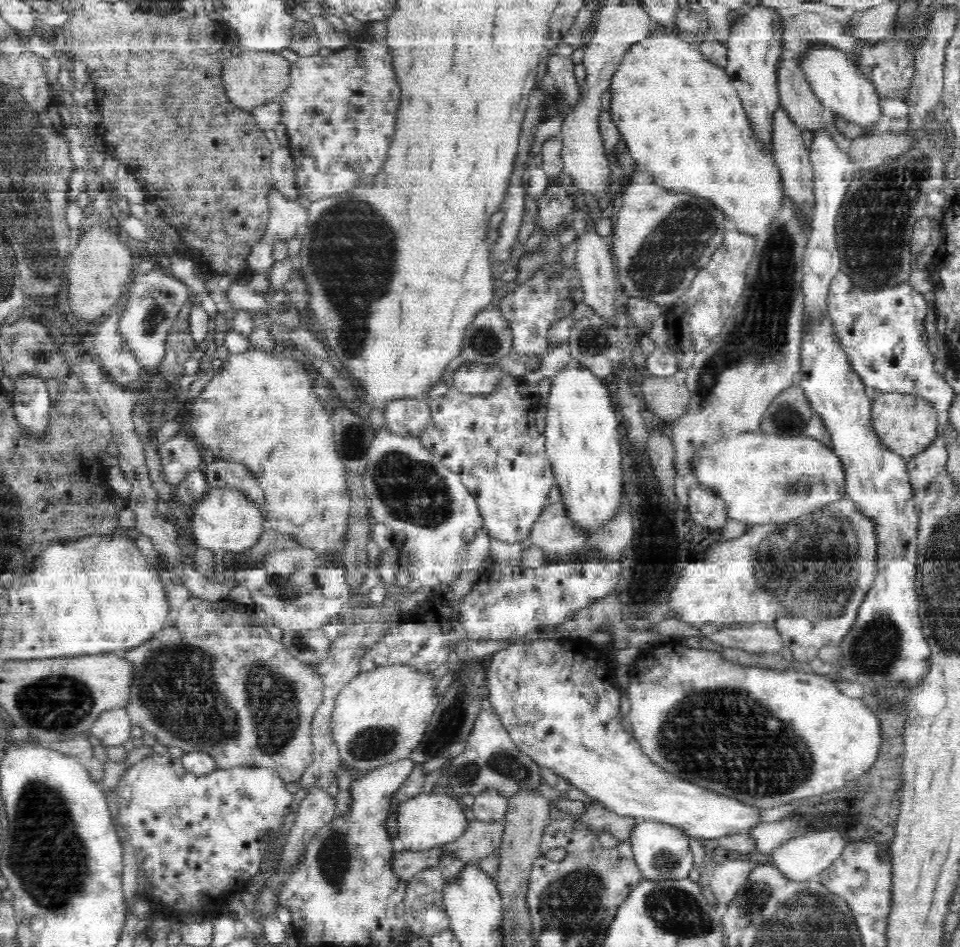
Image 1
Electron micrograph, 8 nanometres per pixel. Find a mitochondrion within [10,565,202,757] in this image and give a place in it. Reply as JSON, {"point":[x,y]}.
{"point":[58,704]}

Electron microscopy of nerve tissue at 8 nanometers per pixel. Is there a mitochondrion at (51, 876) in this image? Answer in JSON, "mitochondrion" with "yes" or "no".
{"mitochondrion":"yes"}

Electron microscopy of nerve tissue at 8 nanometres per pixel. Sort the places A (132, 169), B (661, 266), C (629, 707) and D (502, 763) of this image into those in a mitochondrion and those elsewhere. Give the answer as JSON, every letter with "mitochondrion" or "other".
{"A":"other","B":"mitochondrion","C":"other","D":"mitochondrion"}

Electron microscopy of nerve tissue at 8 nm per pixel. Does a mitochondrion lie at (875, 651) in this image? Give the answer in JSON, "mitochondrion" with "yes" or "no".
{"mitochondrion":"yes"}

